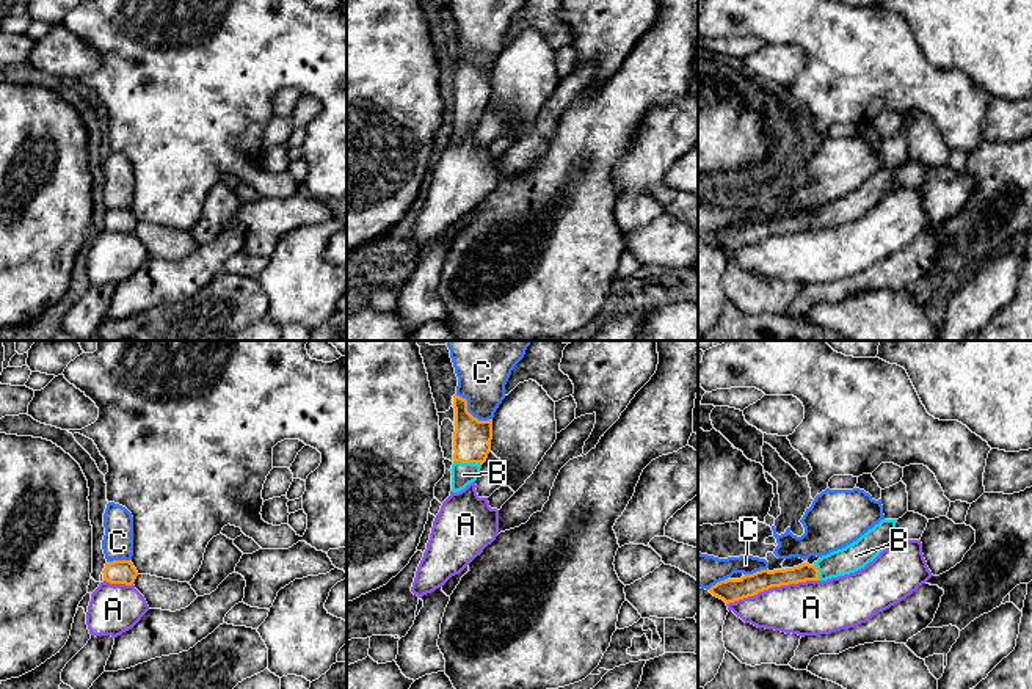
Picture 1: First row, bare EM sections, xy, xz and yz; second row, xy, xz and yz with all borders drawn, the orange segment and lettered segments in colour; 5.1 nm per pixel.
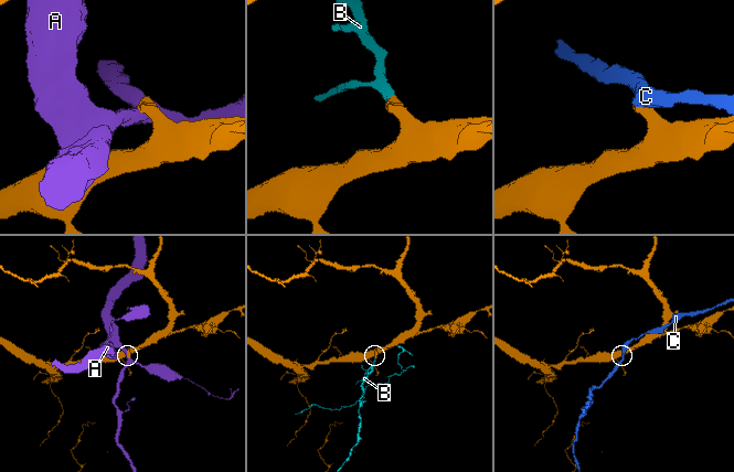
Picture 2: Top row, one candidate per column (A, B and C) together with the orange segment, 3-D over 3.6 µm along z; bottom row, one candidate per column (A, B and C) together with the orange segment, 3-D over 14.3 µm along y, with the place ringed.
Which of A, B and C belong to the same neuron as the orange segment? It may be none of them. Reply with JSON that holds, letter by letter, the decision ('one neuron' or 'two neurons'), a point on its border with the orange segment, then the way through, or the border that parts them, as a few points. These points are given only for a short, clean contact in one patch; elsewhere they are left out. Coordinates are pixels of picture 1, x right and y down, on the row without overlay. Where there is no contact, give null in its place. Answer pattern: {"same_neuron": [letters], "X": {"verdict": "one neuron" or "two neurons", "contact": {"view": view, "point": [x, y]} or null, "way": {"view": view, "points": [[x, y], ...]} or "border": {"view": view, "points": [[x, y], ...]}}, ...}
{"same_neuron": ["B"], "A": {"verdict": "two neurons", "contact": {"view": "yz", "point": [772, 234]}, "border": {"view": "yz", "points": [[817, 228], [772, 234], [726, 253]]}}, "B": {"verdict": "one neuron", "contact": {"view": "xz", "point": [468, 110]}, "way": {"view": "xz", "points": [[472, 87], [468, 110], [463, 123]]}}, "C": {"verdict": "two neurons", "contact": {"view": "xz", "point": [468, 60]}}}

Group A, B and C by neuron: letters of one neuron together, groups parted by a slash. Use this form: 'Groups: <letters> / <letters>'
Groups: A / B / C

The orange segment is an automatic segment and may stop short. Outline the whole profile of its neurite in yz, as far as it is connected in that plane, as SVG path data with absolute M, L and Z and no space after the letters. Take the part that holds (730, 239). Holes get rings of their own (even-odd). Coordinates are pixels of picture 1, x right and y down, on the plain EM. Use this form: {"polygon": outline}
{"polygon": "M881 168L856 190L842 198L822 204L812 213L801 212L786 218L761 218L745 223L740 228L720 229L709 240L726 253L754 245L772 235L798 232L806 229L827 229L831 226L855 221L872 210L883 198L896 193L897 168Z"}

